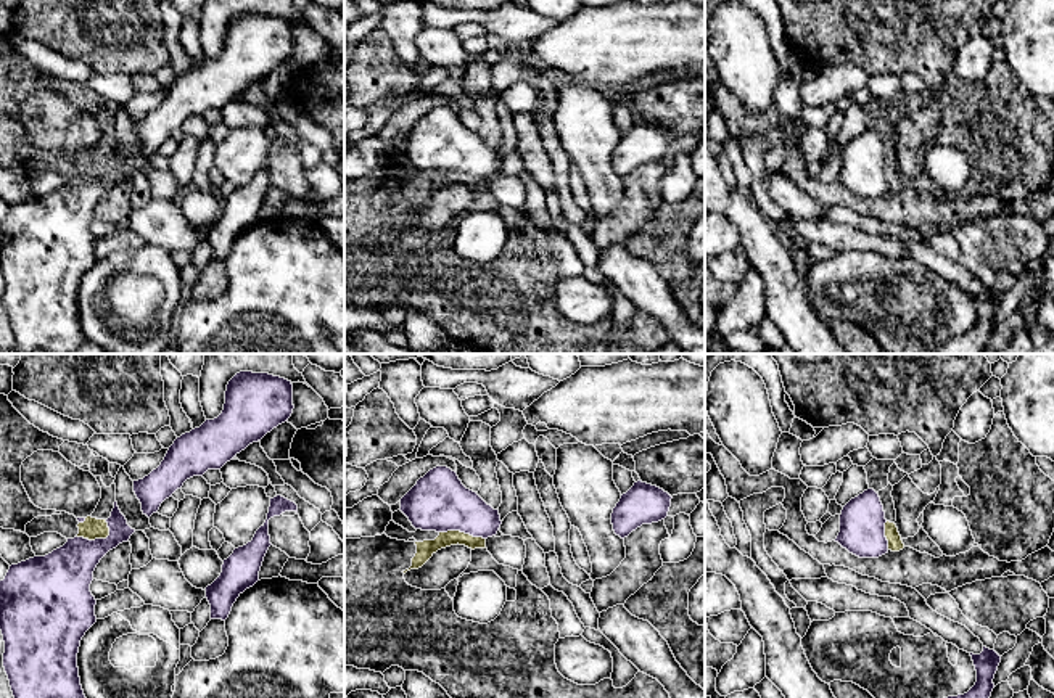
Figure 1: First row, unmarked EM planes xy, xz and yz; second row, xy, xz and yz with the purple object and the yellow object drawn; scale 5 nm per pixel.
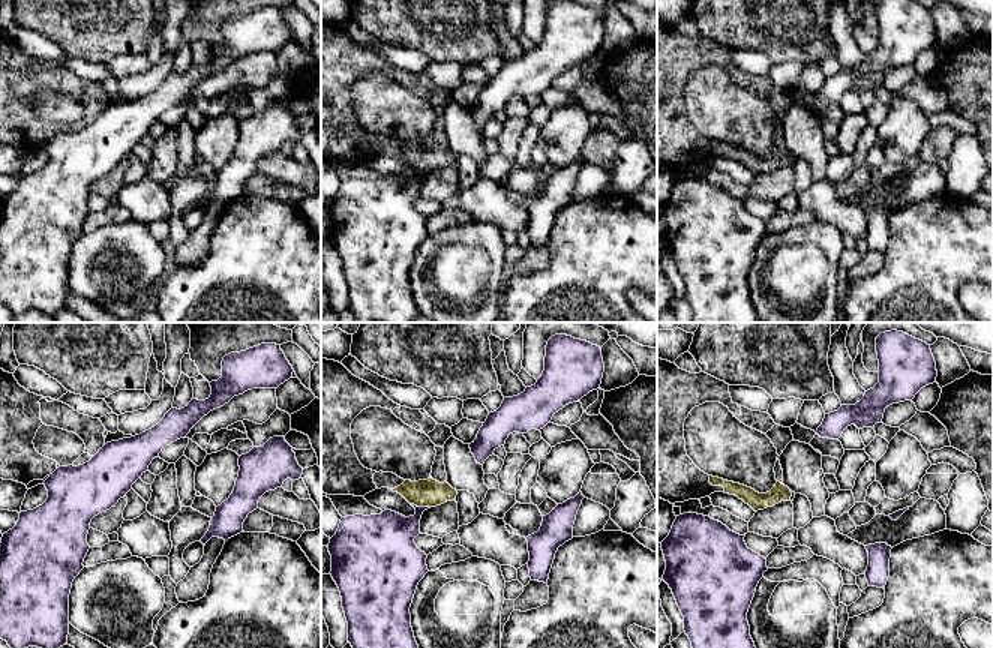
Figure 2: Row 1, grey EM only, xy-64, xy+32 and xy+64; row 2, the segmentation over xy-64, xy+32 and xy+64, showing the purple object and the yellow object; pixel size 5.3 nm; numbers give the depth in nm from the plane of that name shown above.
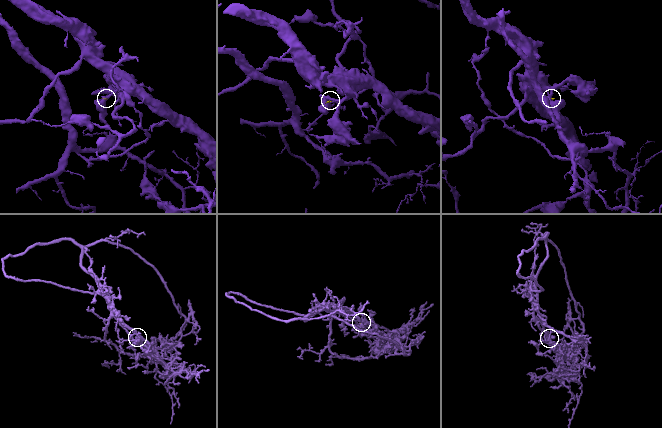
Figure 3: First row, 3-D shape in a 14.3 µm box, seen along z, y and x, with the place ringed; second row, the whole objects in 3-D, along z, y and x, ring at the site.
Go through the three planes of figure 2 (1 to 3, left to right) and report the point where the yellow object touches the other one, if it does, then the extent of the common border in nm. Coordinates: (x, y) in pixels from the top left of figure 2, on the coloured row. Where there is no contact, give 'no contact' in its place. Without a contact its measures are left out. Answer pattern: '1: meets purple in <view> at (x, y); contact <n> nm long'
1: no contact
2: meets purple in xy+32 at (420, 507); contact 110 nm long
3: no contact

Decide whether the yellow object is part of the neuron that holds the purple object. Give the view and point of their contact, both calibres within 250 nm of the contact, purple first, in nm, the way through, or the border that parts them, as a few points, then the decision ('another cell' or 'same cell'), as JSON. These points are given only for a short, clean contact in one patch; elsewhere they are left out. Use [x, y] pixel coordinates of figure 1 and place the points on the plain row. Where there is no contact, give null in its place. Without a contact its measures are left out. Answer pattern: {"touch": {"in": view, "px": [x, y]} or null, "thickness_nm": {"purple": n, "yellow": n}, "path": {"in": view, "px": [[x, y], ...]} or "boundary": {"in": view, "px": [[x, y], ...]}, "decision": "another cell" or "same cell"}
{"touch": {"in": "xy", "px": [100, 179]}, "thickness_nm": {"purple": 260, "yellow": 110}, "boundary": {"in": "xy", "px": [[107, 160], [108, 174], [105, 177], [78, 177]]}, "decision": "another cell"}

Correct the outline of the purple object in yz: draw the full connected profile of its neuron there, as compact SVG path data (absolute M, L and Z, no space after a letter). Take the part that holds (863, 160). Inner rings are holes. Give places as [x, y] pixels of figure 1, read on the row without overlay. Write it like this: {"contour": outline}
{"contour": "M867 129L843 146L835 182L859 198L879 198L888 193L885 162L879 133Z"}

